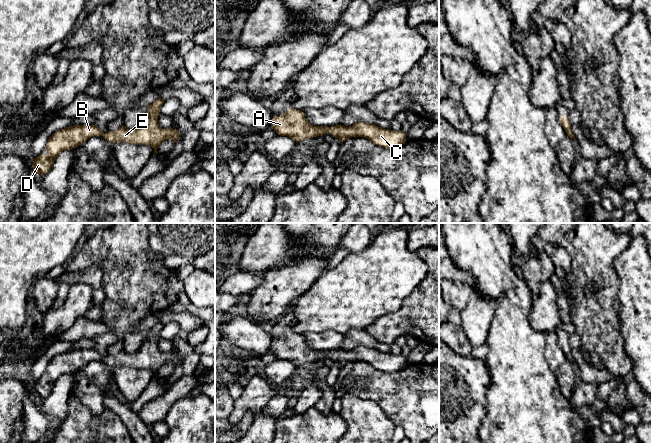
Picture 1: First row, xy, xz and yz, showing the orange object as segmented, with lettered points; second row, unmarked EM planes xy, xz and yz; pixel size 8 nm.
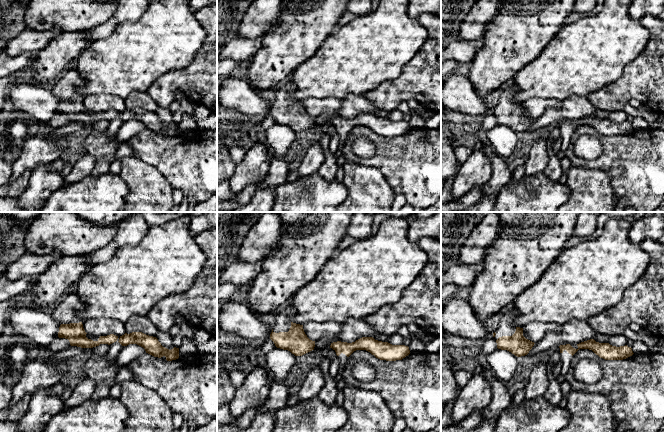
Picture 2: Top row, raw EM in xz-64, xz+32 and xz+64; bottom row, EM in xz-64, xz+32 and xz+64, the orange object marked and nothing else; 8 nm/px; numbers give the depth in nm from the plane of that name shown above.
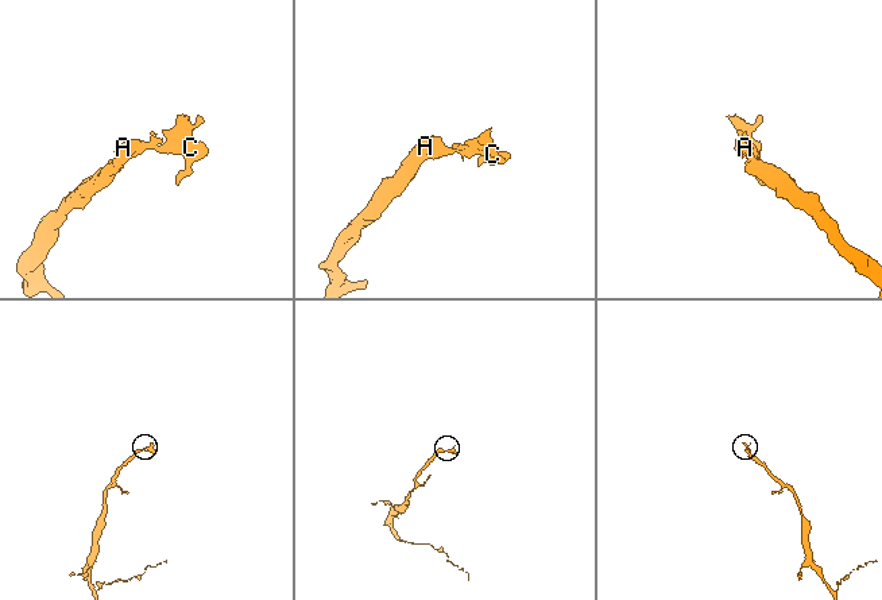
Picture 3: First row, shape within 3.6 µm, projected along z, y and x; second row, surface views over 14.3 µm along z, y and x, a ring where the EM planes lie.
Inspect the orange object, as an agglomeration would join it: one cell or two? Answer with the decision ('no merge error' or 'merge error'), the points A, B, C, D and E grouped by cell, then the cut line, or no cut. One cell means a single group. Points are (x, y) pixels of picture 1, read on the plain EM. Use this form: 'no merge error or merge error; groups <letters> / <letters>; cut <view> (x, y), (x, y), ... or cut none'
no merge error; groups A B C D E; cut none

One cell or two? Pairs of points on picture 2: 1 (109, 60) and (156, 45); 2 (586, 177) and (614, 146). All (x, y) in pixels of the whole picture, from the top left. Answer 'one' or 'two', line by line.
1: one
2: two

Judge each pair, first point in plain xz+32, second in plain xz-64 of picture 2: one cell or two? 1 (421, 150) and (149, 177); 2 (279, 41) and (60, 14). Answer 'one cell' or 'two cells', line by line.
1: two cells
2: two cells

